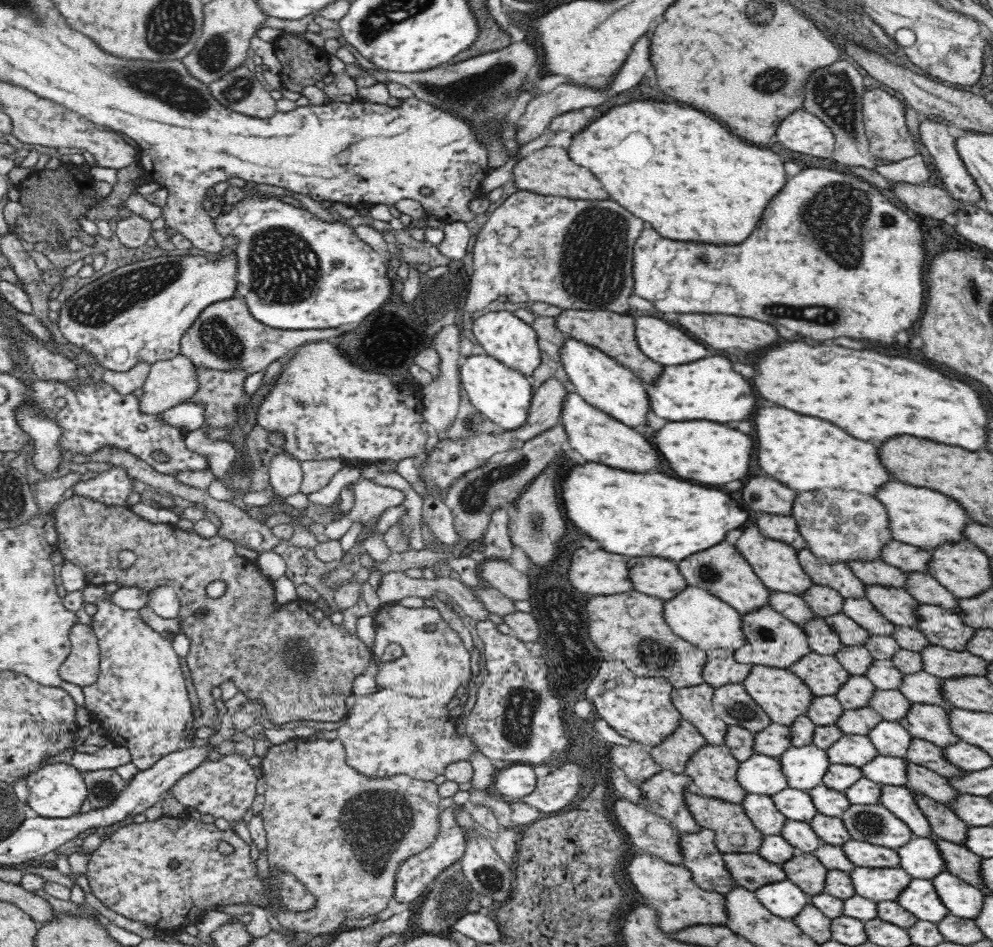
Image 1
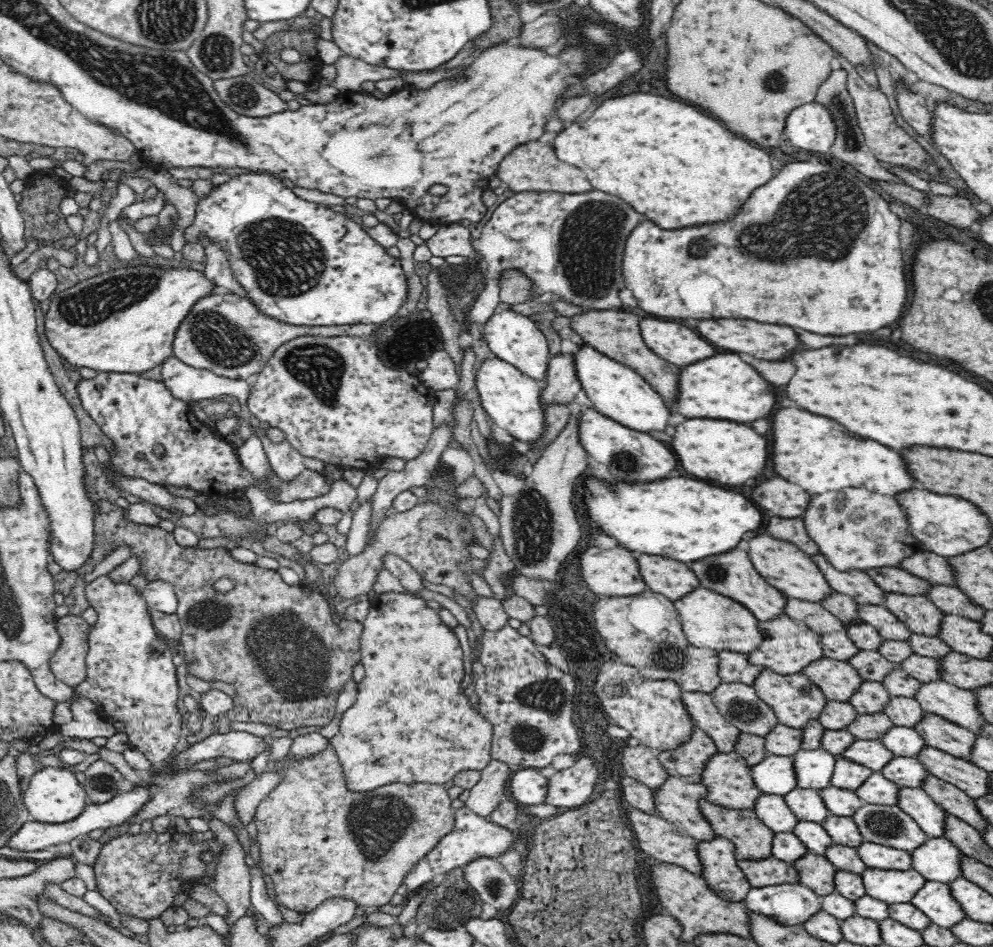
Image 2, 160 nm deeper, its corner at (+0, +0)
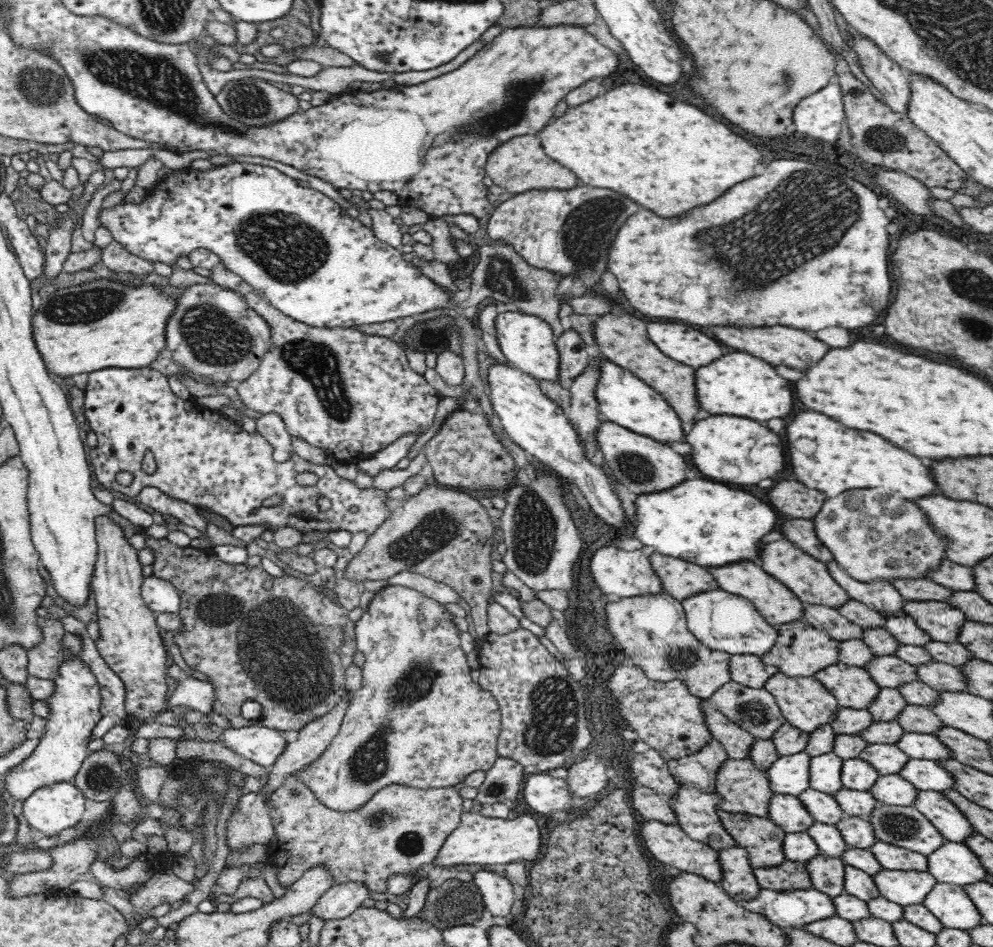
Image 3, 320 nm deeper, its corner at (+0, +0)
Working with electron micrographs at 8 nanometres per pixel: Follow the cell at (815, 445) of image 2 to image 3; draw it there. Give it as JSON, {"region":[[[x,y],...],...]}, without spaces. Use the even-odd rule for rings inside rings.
{"region":[[[798,412],[796,416],[794,416],[794,420],[790,422],[790,426],[786,428],[786,436],[788,436],[788,452],[790,452],[790,464],[792,464],[792,470],[794,470],[794,476],[802,482],[802,484],[806,484],[808,488],[816,488],[816,490],[822,490],[828,498],[832,498],[832,496],[838,496],[840,492],[850,492],[850,488],[854,489],[870,489],[870,486],[890,486],[888,490],[884,490],[884,492],[888,492],[888,494],[892,494],[892,492],[896,492],[895,497],[898,498],[906,498],[906,500],[918,500],[918,498],[924,498],[924,496],[930,496],[930,494],[936,494],[936,482],[934,482],[934,478],[932,478],[932,474],[930,474],[930,470],[916,458],[916,456],[912,456],[912,454],[906,454],[906,450],[902,450],[902,448],[898,448],[898,446],[894,446],[892,442],[888,442],[888,440],[884,440],[882,436],[878,436],[878,434],[872,434],[872,432],[866,432],[866,430],[850,430],[850,428],[846,428],[846,426],[842,426],[840,422],[836,422],[836,420],[832,420],[832,418],[828,418],[828,416],[824,416],[824,414],[812,414],[812,412]]]}

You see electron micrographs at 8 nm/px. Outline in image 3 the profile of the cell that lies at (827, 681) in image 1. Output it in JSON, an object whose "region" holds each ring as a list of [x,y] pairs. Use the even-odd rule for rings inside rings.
{"region":[[[842,662],[819,670],[814,677],[837,698],[840,707],[856,710],[869,710],[881,687],[866,668]]]}

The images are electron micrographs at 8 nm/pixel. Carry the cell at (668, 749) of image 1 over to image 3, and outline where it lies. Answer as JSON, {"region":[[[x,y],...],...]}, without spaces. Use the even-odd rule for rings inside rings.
{"region":[[[714,739],[696,754],[669,760],[667,765],[680,785],[694,785],[706,793],[716,793],[718,769],[728,759],[724,746]]]}

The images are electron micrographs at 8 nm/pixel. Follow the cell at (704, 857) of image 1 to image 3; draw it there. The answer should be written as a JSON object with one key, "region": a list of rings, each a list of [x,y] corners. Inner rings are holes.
{"region":[[[736,845],[719,852],[723,879],[720,885],[735,899],[740,901],[754,900],[762,890],[750,864],[746,848]]]}

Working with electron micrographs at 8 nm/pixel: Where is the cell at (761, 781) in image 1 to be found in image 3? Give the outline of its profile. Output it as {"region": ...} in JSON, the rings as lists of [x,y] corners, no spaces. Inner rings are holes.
{"region":[[[804,750],[798,754],[780,757],[767,770],[770,788],[778,794],[798,796],[810,788],[810,759]]]}

